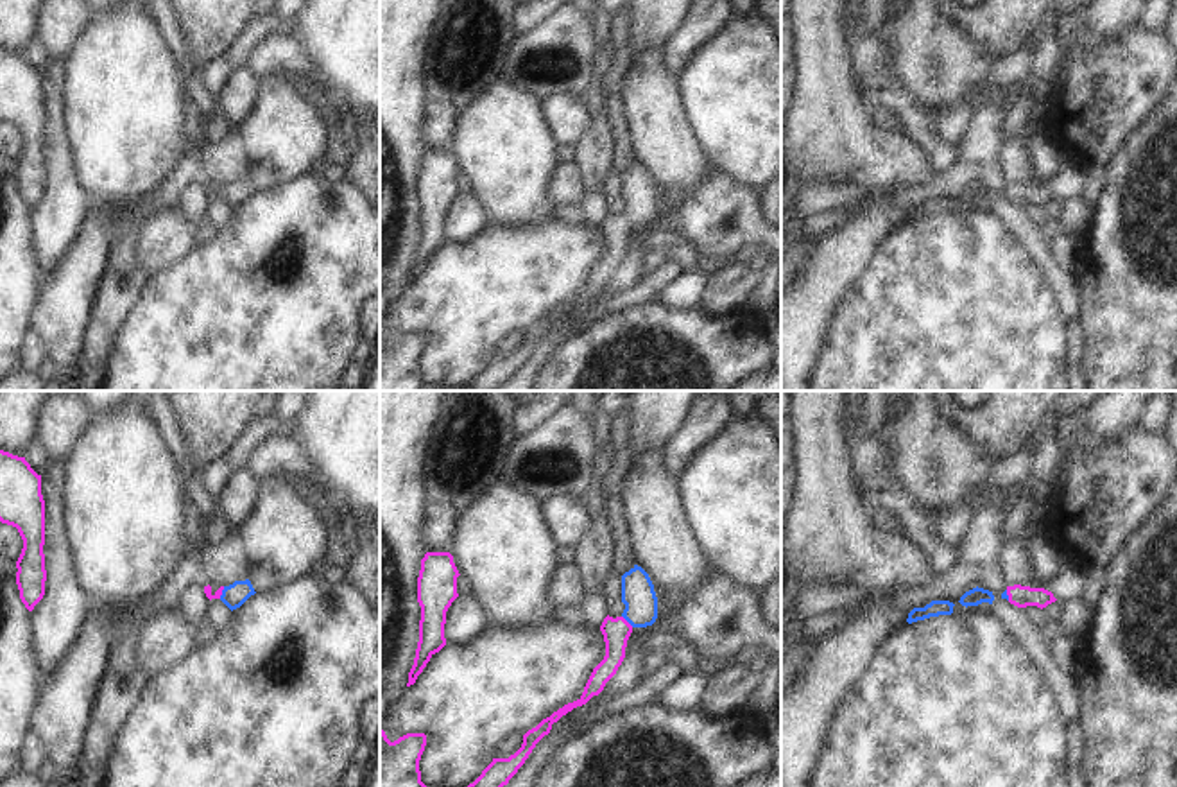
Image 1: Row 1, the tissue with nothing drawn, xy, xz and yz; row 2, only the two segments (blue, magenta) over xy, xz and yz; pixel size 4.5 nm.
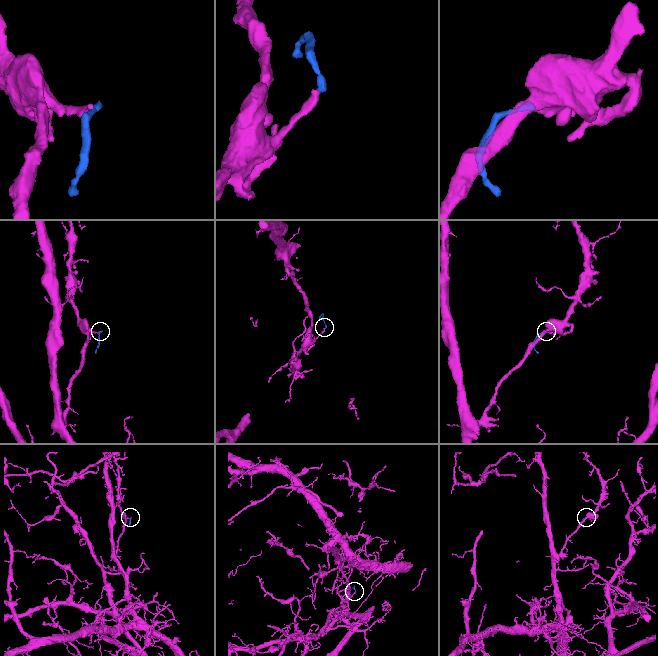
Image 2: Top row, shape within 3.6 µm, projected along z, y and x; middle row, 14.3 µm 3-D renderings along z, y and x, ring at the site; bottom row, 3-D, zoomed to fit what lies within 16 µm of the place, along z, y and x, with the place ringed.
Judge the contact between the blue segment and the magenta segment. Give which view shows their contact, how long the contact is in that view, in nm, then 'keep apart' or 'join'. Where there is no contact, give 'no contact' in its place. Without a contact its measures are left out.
xz | 80 nm | join

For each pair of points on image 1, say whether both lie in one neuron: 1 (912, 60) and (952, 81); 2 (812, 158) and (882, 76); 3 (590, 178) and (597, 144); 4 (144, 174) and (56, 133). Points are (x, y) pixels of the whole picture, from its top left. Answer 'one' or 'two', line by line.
1: one
2: two
3: one
4: two

